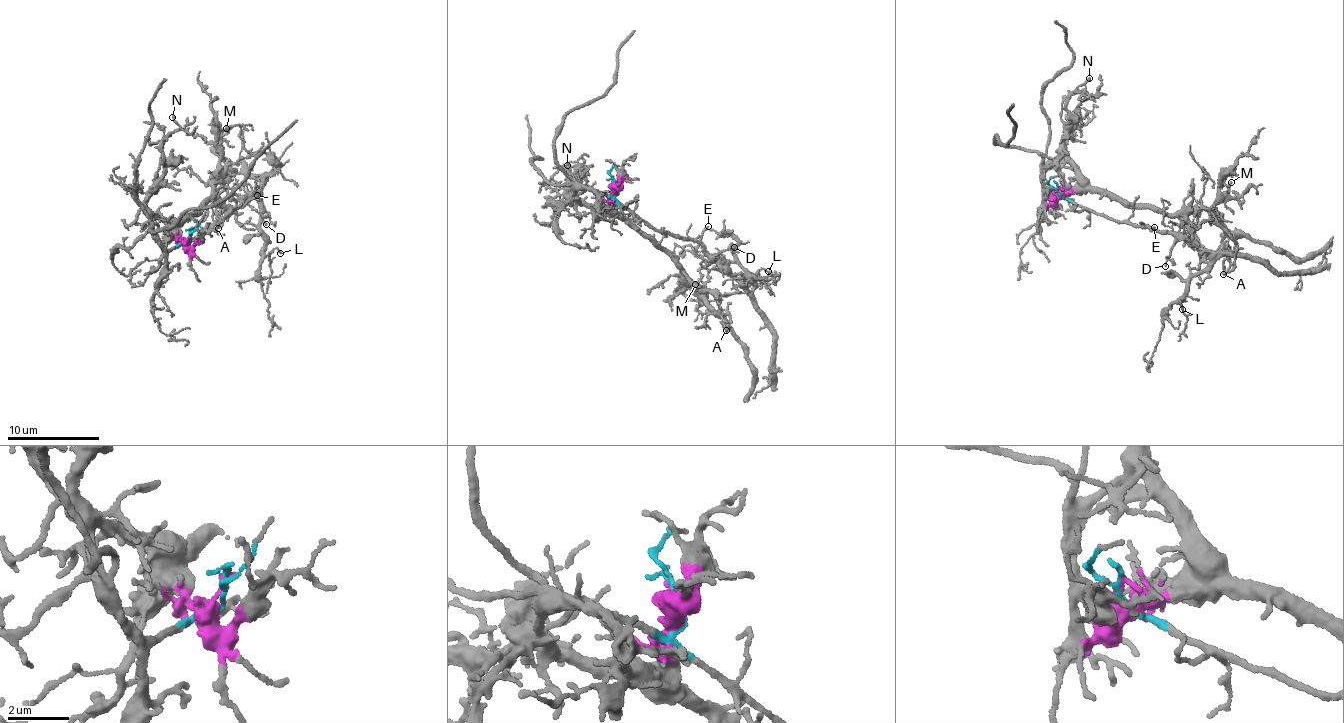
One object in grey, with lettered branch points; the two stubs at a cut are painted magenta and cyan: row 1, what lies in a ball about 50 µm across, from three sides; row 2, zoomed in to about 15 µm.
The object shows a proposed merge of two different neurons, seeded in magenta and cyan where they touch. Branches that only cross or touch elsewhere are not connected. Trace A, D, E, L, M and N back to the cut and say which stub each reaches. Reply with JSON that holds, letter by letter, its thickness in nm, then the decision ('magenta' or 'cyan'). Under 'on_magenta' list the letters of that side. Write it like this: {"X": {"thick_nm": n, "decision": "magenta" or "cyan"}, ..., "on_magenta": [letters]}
{"A": {"thick_nm": 140, "decision": "magenta"}, "D": {"thick_nm": 70, "decision": "cyan"}, "E": {"thick_nm": 120, "decision": "cyan"}, "L": {"thick_nm": 100, "decision": "cyan"}, "M": {"thick_nm": 120, "decision": "magenta"}, "N": {"thick_nm": 170, "decision": "magenta"}, "on_magenta": ["A", "M", "N"]}

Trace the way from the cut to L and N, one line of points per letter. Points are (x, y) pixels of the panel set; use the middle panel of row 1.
L: (613, 182), (617, 200), (625, 207), (653, 227), (690, 238), (745, 284), (744, 278), (762, 270), (769, 272)
N: (613, 182), (604, 209), (569, 195), (571, 174), (562, 165), (575, 163), (566, 165)

